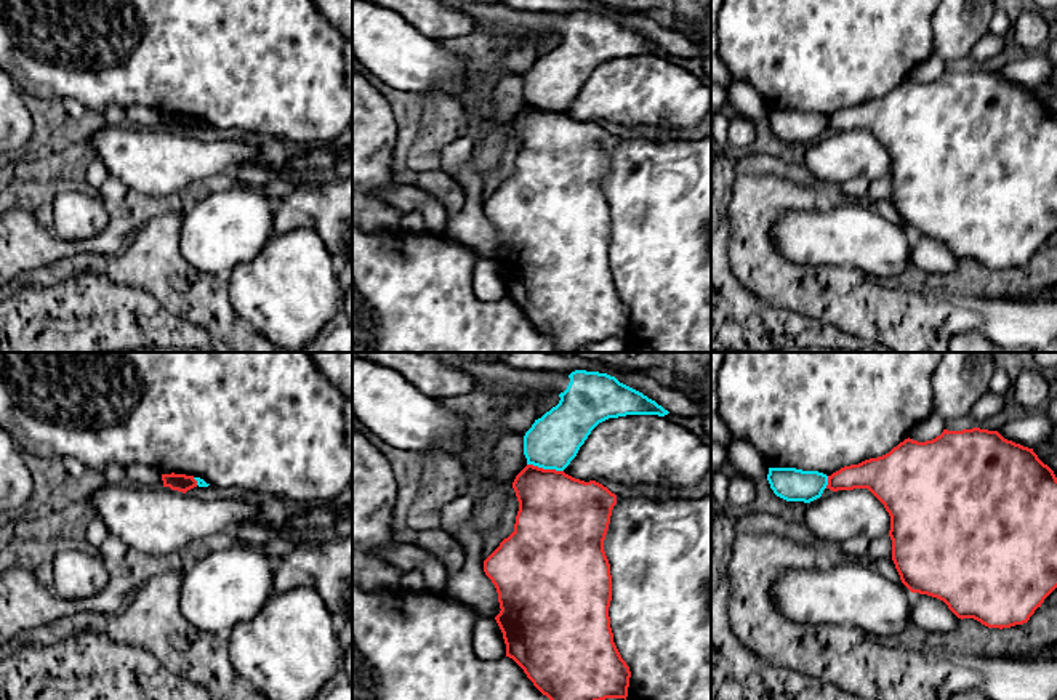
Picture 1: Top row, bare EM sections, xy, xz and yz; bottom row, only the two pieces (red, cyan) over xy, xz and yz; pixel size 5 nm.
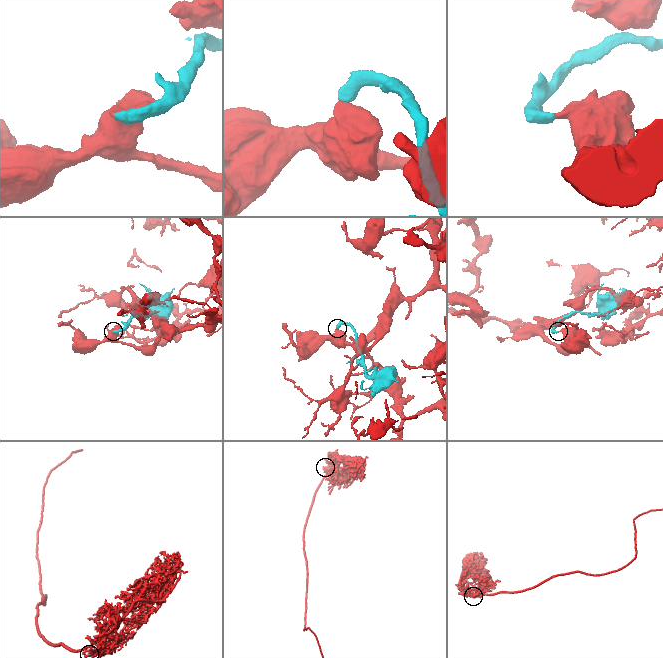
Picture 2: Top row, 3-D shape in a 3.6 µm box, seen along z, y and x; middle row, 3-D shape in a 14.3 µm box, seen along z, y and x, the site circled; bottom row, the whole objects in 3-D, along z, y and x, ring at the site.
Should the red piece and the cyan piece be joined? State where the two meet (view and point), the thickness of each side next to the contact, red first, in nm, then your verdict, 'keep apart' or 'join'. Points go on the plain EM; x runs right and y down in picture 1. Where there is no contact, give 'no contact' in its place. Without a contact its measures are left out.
meets red in xz at (545, 111); 420 nm thick on the red side, 260 nm on the other; keep apart

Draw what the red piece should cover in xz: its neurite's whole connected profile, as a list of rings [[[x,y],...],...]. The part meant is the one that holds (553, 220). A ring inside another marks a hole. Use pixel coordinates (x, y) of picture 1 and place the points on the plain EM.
[[[527,106],[514,120],[519,143],[514,173],[484,202],[484,213],[498,234],[500,255],[495,258],[512,300],[546,336],[557,352],[573,352],[605,340],[628,338],[631,312],[621,300],[610,269],[610,205],[604,192],[617,136],[596,122],[580,122],[564,112]]]

